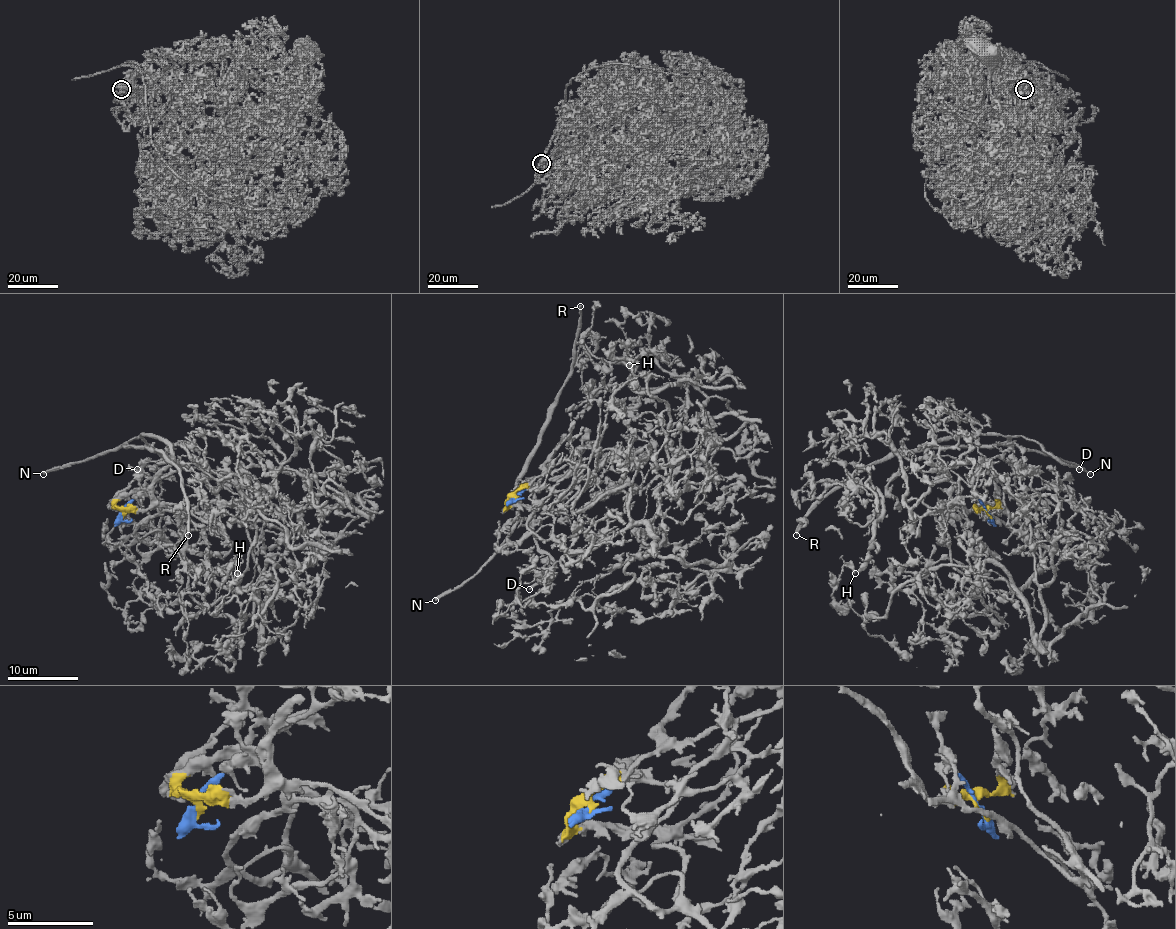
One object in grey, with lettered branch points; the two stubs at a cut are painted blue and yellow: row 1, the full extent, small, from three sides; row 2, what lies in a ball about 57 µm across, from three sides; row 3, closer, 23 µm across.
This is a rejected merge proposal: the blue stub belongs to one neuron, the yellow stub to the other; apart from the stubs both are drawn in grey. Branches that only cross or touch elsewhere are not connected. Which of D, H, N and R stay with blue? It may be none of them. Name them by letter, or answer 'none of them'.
H

